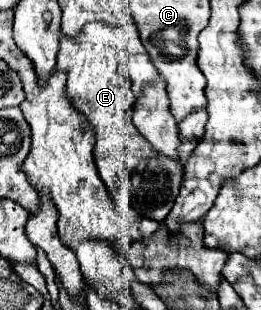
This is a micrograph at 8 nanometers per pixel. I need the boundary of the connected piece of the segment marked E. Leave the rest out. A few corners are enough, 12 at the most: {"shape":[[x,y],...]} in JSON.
{"shape":[[126,34],[60,36],[56,68],[92,124],[112,198],[160,222],[184,176],[132,122]]}

